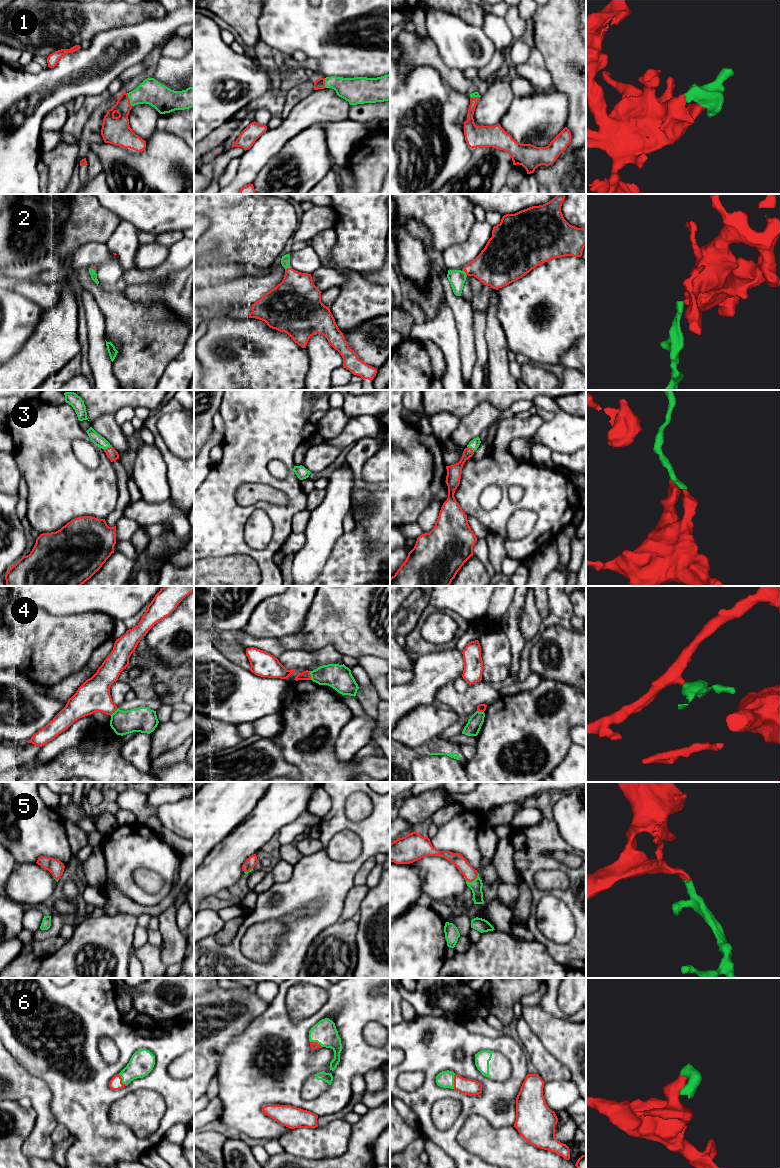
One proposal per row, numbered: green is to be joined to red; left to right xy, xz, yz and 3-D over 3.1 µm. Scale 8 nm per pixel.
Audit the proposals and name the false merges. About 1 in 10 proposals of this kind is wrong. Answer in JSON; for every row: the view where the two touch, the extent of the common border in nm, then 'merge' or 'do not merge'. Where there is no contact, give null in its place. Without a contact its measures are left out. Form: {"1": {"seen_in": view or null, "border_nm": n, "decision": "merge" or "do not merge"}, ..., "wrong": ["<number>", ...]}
{"1": {"seen_in": "xy", "border_nm": 120, "decision": "merge"}, "2": {"seen_in": "xz", "border_nm": 40, "decision": "merge"}, "3": {"seen_in": "xy", "border_nm": 80, "decision": "merge"}, "4": {"seen_in": "xz", "border_nm": 80, "decision": "do not merge"}, "5": {"seen_in": "yz", "border_nm": 120, "decision": "merge"}, "6": {"seen_in": "yz", "border_nm": 120, "decision": "merge"}, "wrong": ["4"]}

